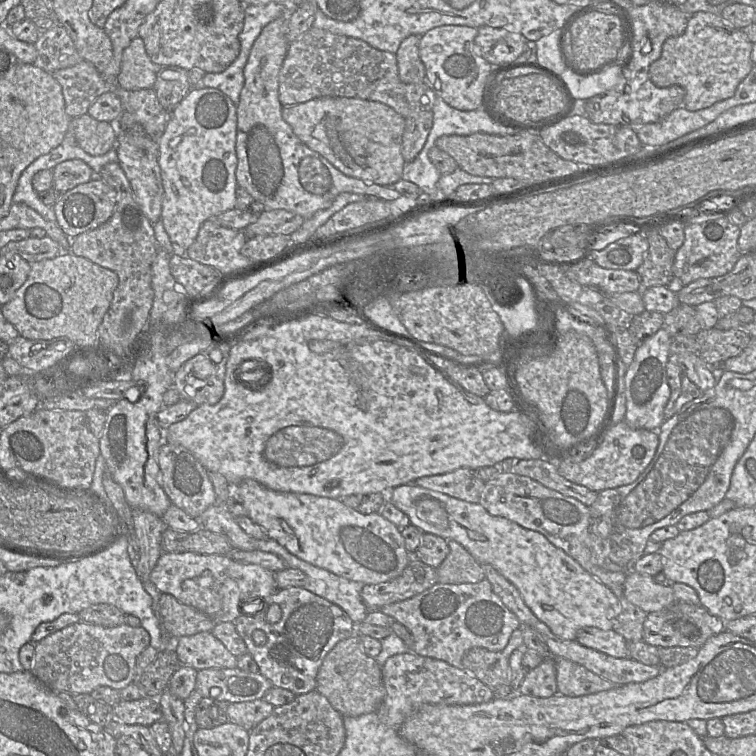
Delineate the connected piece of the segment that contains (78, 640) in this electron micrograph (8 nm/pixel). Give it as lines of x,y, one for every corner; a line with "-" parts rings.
82,621
67,626
35,643
32,674
54,692
67,692
71,695
91,694
100,686
122,690
136,679
136,659
150,645
150,635
142,627
122,625
106,628

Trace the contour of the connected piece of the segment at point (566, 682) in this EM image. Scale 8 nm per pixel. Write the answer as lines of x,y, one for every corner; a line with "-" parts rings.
553,657
556,665
557,693
577,697
612,689
616,685
584,666
565,658

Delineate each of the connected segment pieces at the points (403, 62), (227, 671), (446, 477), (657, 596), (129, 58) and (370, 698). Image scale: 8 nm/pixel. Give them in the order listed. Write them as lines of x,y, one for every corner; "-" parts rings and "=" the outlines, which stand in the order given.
409,35
396,52
399,78
404,83
426,82
425,66
419,56
420,36
=
238,667
198,670
195,685
202,697
228,703
262,699
272,687
260,672
247,672
=
459,468
444,474
423,476
414,481
415,485
470,503
479,503
485,483
479,471
472,468
=
631,571
624,582
623,595
646,613
658,612
676,602
672,584
660,584
653,576
=
137,36
123,51
118,84
126,90
153,88
157,67
147,54
143,40
=
356,633
339,641
325,656
316,676
316,690
327,698
335,710
342,716
361,716
377,710
385,698
385,688
382,682
382,671
374,658
368,656

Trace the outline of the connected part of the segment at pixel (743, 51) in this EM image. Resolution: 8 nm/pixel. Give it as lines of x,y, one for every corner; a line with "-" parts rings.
691,14
685,32
665,40
659,59
649,67
649,78
659,88
680,85
685,90
683,107
697,111
727,99
752,70
753,43
742,29
728,24
720,14

